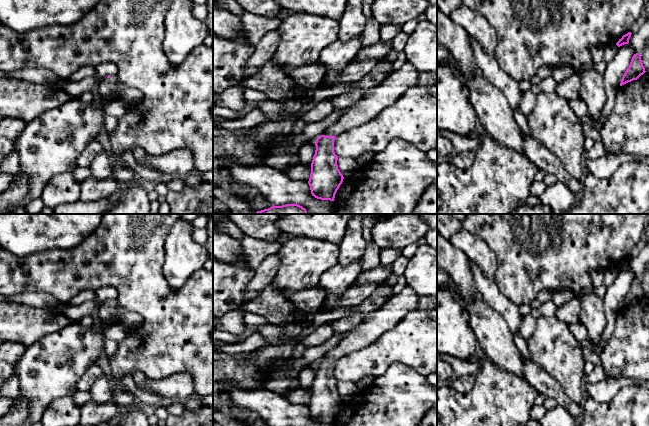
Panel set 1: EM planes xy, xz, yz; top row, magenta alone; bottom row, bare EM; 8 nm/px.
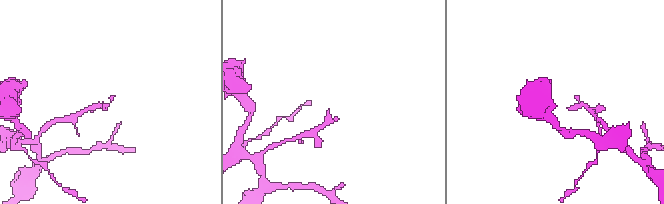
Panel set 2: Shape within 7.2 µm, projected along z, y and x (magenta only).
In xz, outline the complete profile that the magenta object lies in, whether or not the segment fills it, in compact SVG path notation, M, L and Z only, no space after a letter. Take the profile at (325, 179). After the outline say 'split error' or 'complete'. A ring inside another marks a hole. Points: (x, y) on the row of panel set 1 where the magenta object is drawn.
M410 62L394 69L380 85L369 89L360 100L343 112L335 124L316 139L308 181L312 196L334 201L335 194L343 182L344 177L337 165L338 156L334 152L335 137L353 126L358 127L372 120L384 108L396 102L409 88L416 86L419 76L420 73Z; split error

